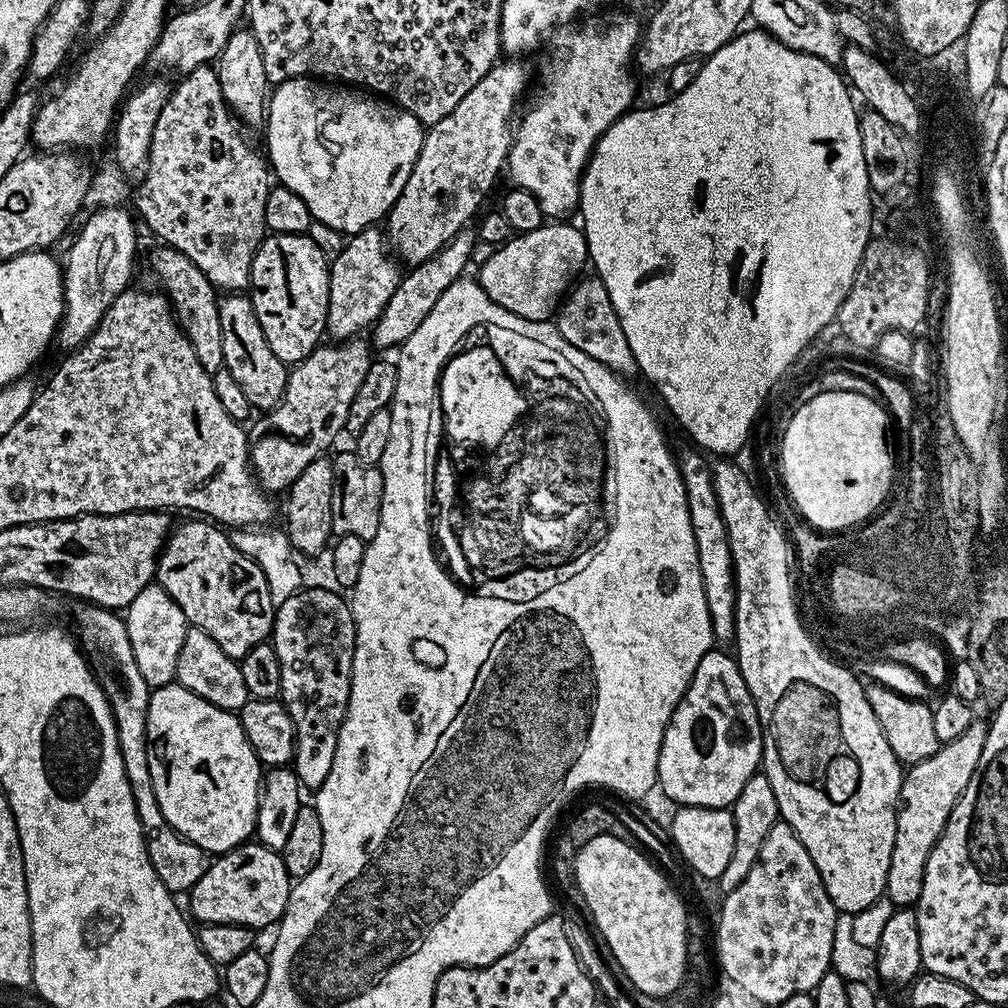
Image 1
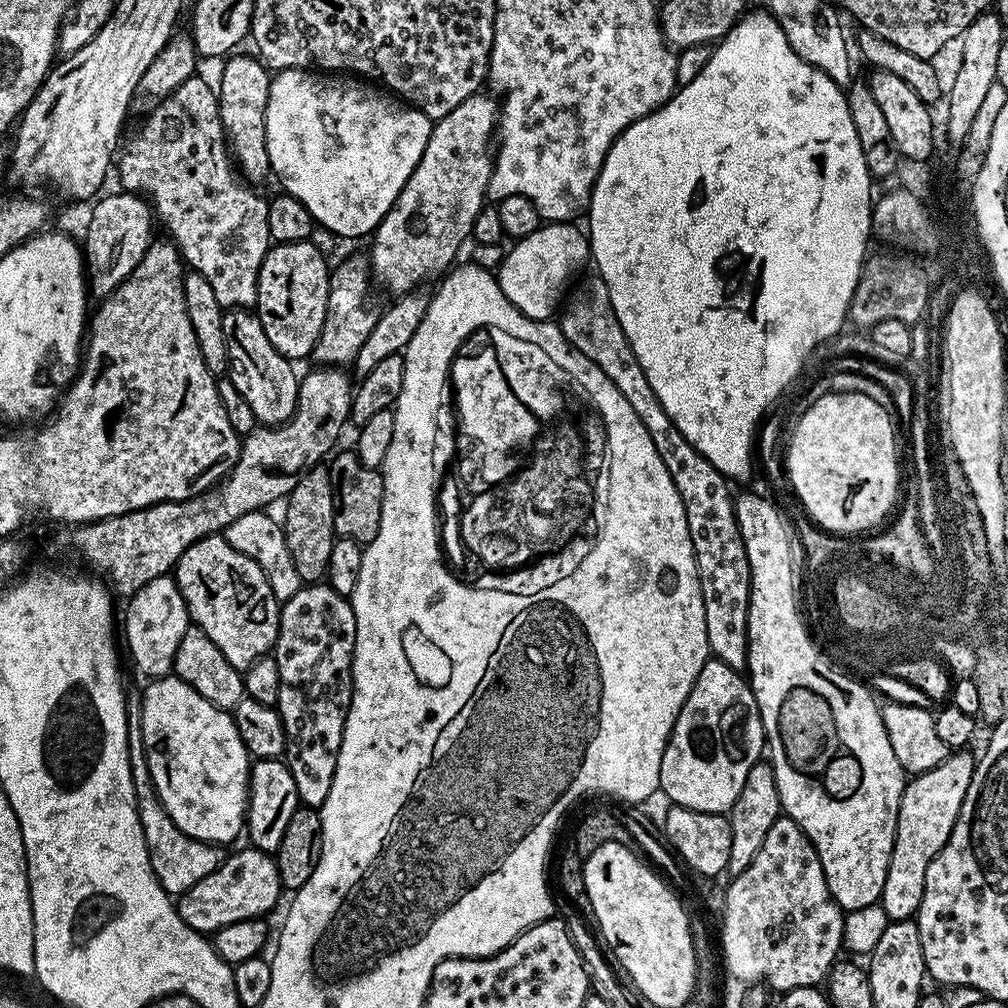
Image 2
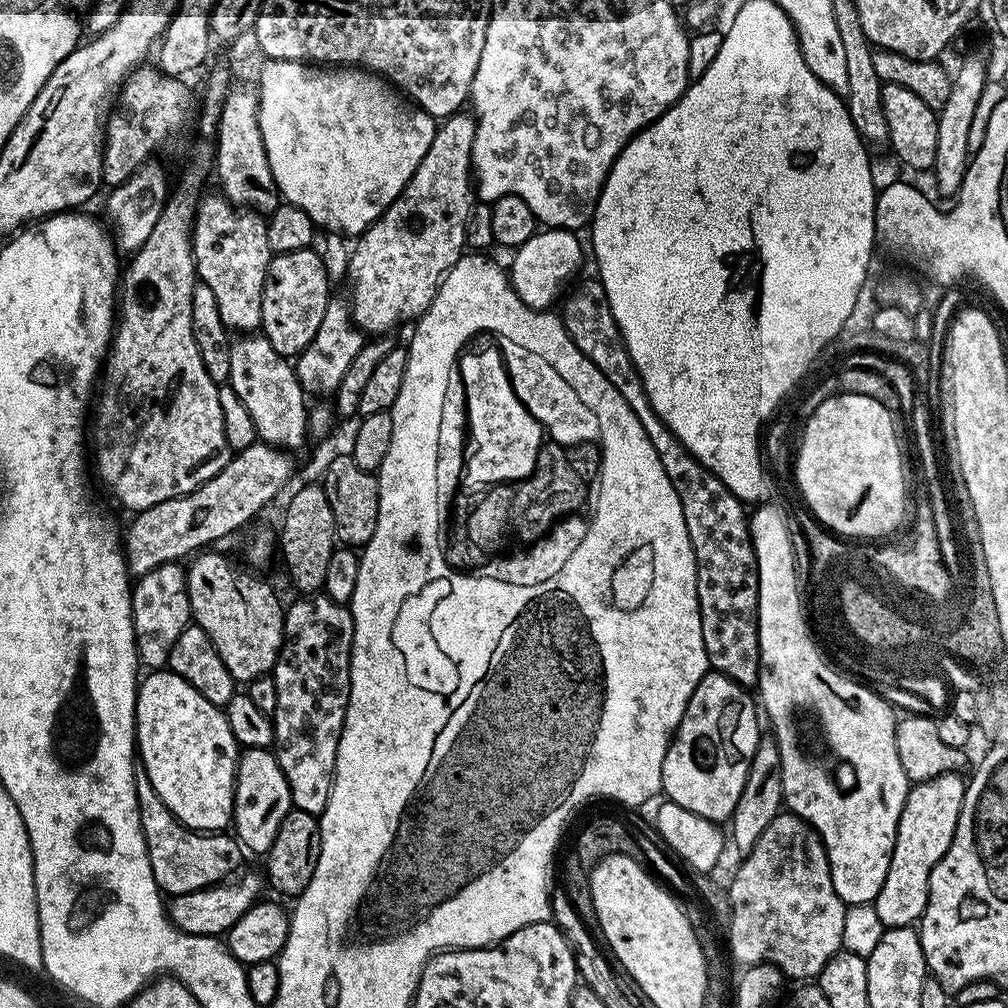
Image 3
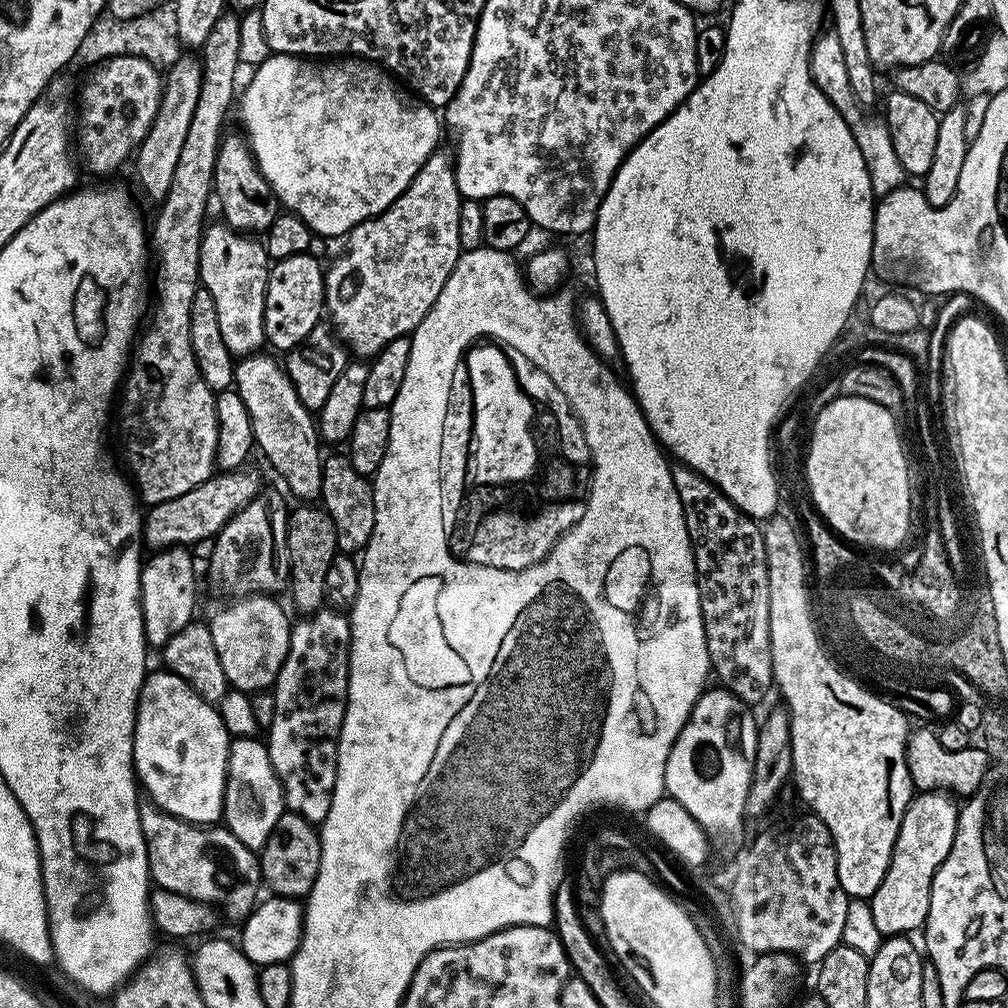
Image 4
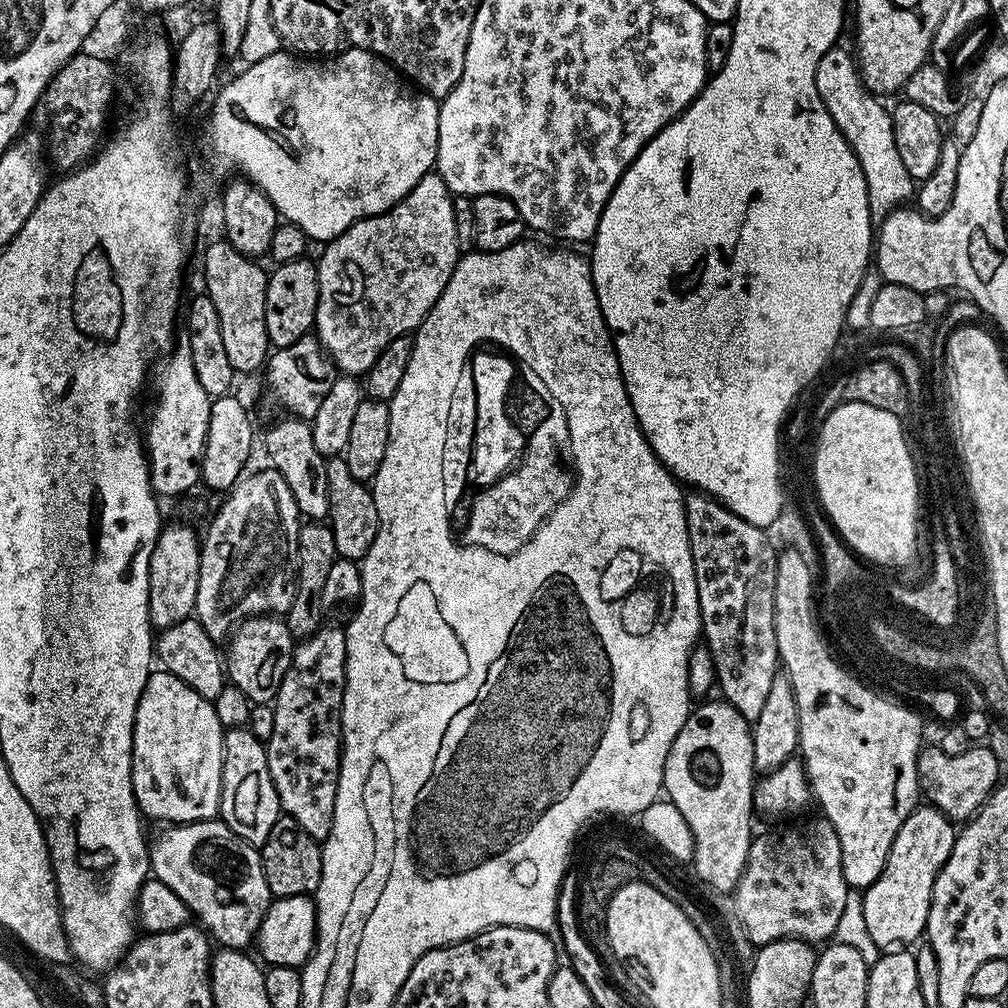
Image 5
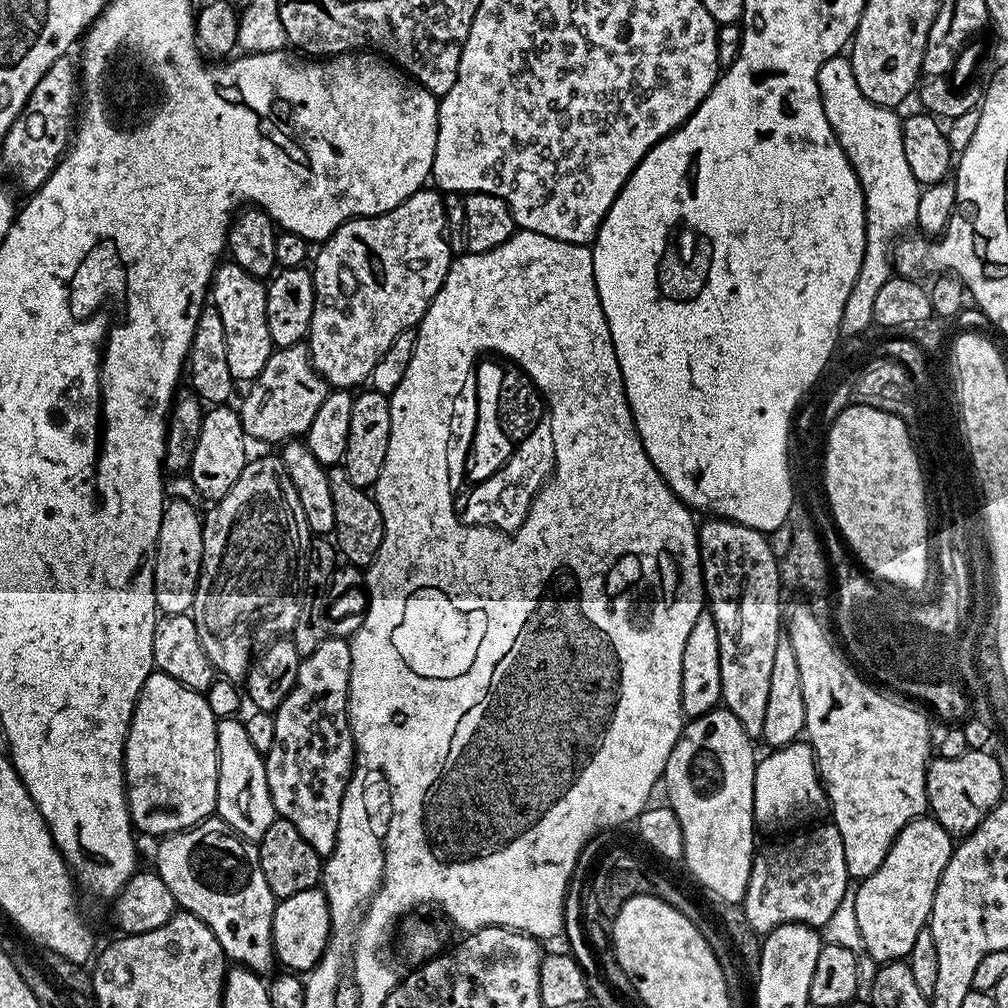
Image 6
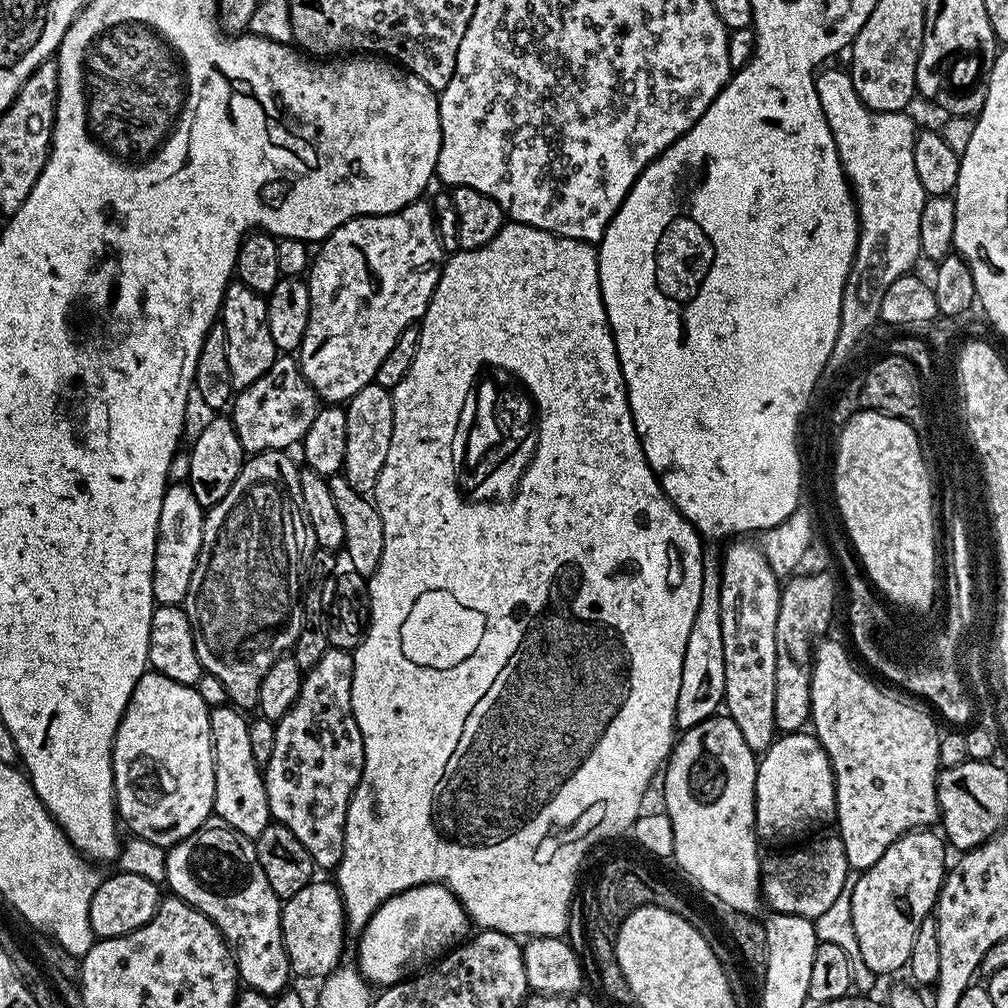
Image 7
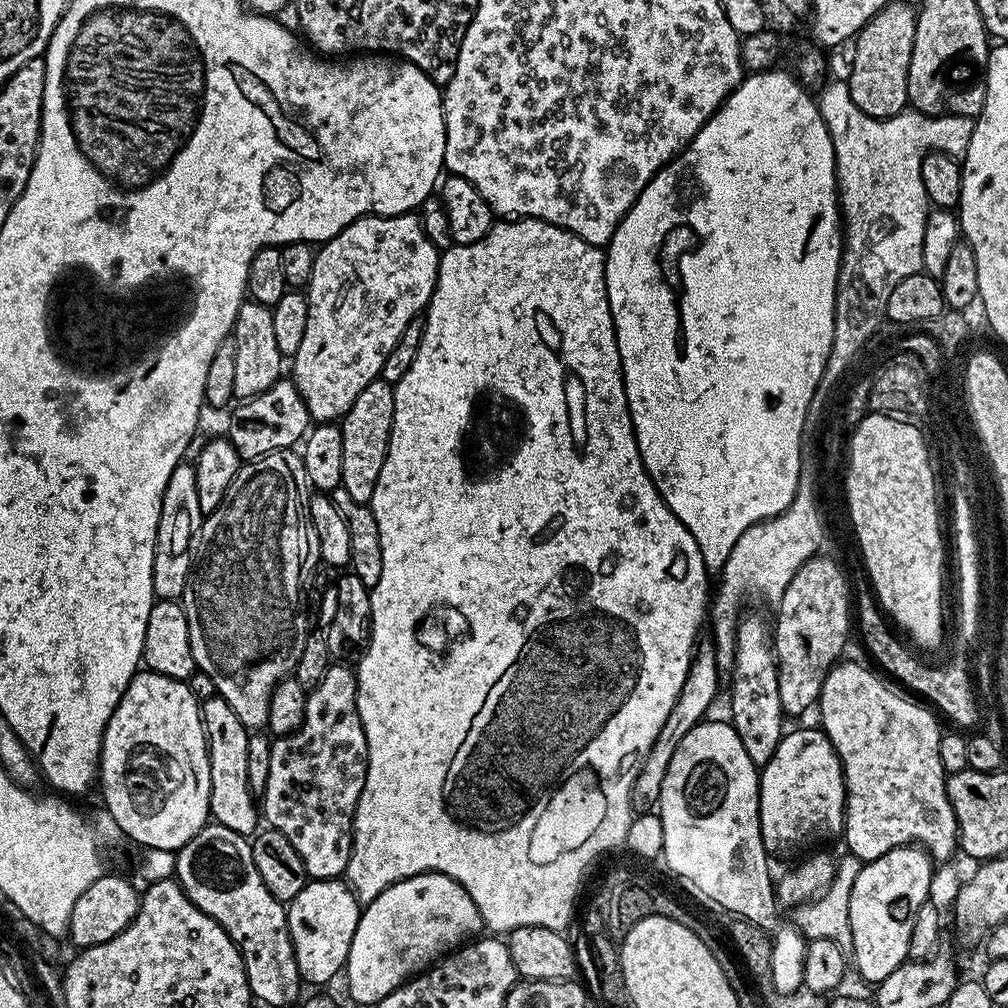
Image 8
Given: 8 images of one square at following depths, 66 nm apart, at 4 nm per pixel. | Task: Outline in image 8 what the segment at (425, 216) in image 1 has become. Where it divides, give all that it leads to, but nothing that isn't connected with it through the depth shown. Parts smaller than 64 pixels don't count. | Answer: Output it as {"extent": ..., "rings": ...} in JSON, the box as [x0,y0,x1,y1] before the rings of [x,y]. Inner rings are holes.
{"extent":[290,211,440,421],"rings":[[[415,211],[403,212],[400,216],[374,216],[371,214],[361,216],[359,220],[346,226],[337,236],[321,243],[321,252],[314,258],[314,270],[310,274],[310,282],[306,285],[308,313],[306,314],[305,334],[303,334],[301,345],[298,346],[294,359],[291,361],[293,364],[292,372],[290,372],[290,379],[295,382],[298,394],[302,394],[302,402],[306,402],[306,410],[313,421],[339,421],[348,413],[350,406],[354,406],[354,398],[358,398],[358,394],[362,394],[362,390],[366,390],[366,386],[370,386],[370,382],[379,377],[390,350],[394,350],[398,338],[402,338],[402,330],[406,330],[408,323],[427,309],[428,301],[432,299],[432,291],[436,289],[439,265],[440,253],[436,251],[430,238],[426,238],[420,225],[419,215]]]}

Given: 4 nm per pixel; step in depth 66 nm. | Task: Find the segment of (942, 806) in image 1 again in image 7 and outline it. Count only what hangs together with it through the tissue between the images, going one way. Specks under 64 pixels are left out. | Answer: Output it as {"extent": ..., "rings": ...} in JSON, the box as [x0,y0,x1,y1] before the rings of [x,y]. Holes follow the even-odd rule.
{"extent":[852,830,946,974],"rings":[[[913,830],[900,836],[874,862],[874,866],[863,869],[856,876],[856,885],[852,895],[852,917],[854,918],[854,934],[858,938],[858,950],[862,950],[862,959],[866,966],[877,974],[896,972],[903,969],[910,958],[910,950],[914,946],[914,938],[918,934],[918,926],[926,917],[933,915],[936,899],[940,896],[940,887],[944,885],[946,863],[944,864],[945,841],[936,830]]]}

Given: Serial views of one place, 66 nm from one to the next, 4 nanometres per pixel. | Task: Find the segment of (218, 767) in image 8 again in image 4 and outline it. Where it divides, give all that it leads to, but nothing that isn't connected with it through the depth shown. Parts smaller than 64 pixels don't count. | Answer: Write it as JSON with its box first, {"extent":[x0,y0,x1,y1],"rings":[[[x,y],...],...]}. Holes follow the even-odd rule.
{"extent":[222,736,284,850],"rings":[[[256,736],[233,739],[228,745],[228,777],[224,787],[222,817],[228,831],[242,842],[242,846],[259,850],[264,847],[266,838],[270,838],[270,830],[274,830],[284,811],[284,791],[270,762],[267,743]]]}

